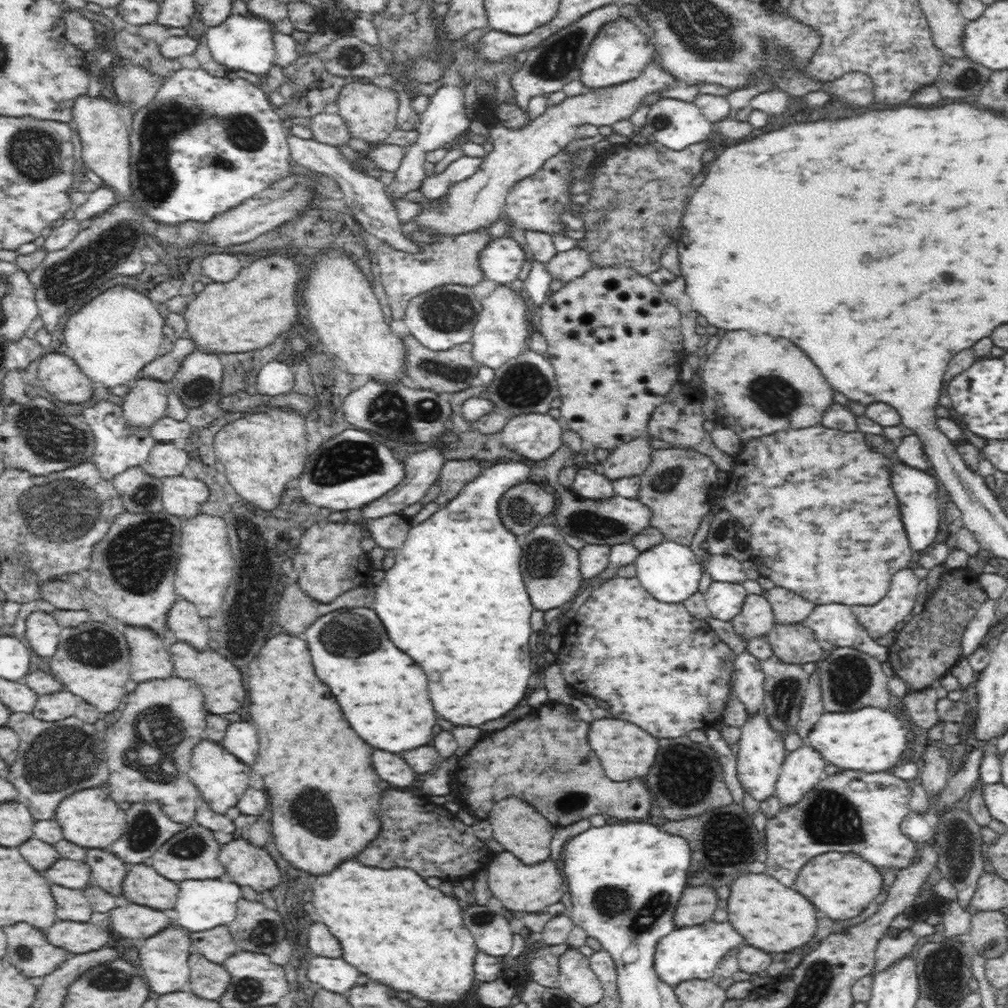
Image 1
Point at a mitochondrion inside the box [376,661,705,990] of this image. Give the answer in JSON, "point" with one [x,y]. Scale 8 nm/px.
{"point":[610,901]}

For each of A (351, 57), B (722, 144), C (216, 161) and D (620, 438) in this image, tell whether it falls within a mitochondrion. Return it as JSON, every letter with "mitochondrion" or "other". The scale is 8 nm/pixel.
{"A":"mitochondrion","B":"other","C":"mitochondrion","D":"other"}

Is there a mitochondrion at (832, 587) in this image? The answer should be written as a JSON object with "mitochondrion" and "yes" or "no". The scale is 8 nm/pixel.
{"mitochondrion":"no"}

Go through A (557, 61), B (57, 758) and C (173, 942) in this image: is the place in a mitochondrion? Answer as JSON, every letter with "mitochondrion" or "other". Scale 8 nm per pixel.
{"A":"mitochondrion","B":"mitochondrion","C":"mitochondrion"}

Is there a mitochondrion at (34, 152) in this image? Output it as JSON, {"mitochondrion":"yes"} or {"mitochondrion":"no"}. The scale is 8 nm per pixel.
{"mitochondrion":"yes"}

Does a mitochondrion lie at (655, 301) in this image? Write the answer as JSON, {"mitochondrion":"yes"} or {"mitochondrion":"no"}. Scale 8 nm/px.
{"mitochondrion":"no"}

